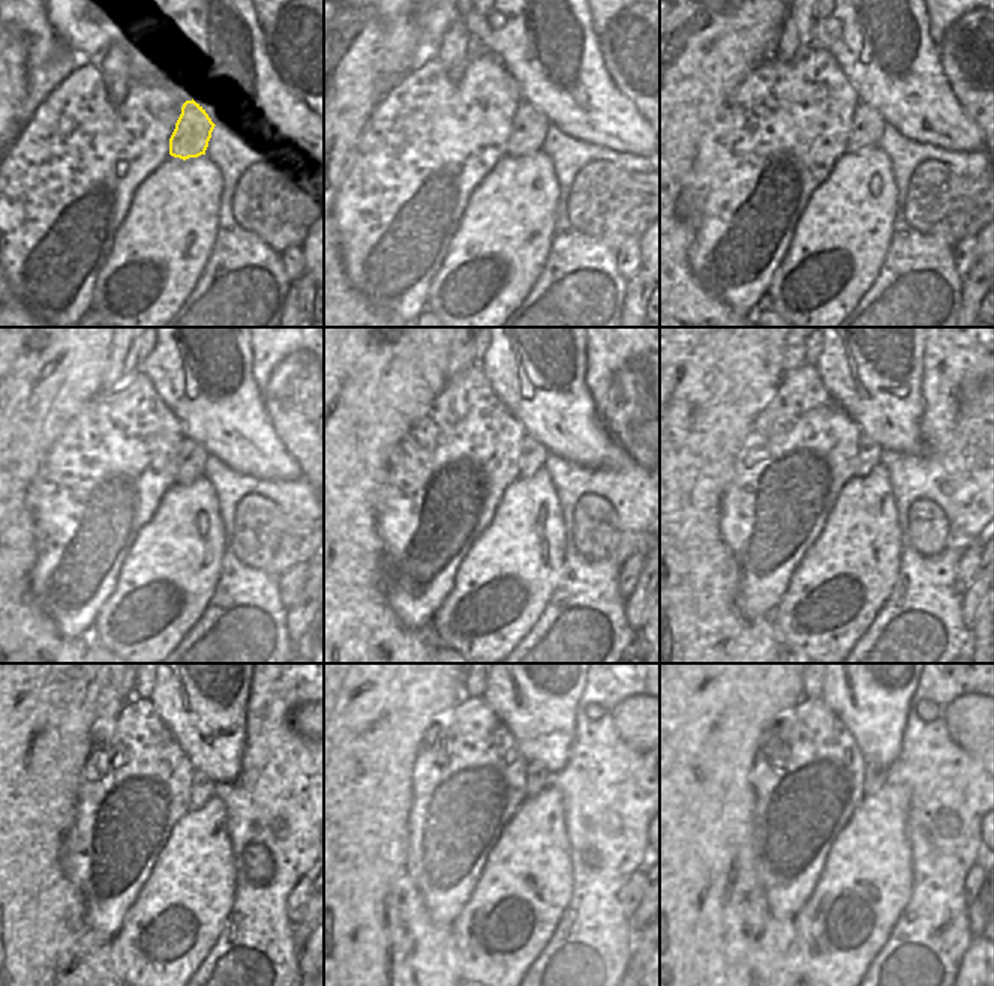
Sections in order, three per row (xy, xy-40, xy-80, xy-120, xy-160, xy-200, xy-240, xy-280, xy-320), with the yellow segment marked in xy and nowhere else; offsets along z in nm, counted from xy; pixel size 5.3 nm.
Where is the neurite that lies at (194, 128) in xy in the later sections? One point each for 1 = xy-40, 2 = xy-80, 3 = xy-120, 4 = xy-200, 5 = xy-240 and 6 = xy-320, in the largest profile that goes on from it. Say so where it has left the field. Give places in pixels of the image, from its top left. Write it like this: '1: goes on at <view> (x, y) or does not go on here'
1: goes on at xy-40 (529, 126)
2: goes on at xy-80 (867, 126)
3: goes on at xy-120 (192, 458)
4: goes on at xy-200 (870, 450)
5: goes on at xy-240 (201, 788)
6: goes on at xy-320 (874, 772)

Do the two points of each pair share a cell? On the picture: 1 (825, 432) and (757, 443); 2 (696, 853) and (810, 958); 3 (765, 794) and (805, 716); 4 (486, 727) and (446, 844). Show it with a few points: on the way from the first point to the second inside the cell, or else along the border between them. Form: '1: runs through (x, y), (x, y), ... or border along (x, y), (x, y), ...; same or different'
1: runs through (808, 443), (774, 443); same
2: border along (792, 920), (796, 965), (799, 970); different
3: runs through (781, 775), (781, 767), (805, 743), (805, 736); same
4: runs through (468, 755), (458, 815); same

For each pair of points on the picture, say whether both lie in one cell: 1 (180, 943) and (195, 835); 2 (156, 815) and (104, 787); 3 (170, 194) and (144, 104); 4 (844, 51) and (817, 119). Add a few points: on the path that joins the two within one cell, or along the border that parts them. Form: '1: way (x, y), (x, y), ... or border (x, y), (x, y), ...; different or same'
1: way (180, 916), (180, 907), (192, 884), (195, 862); same
2: way (143, 802), (125, 784), (117, 784); same
3: border (170, 155), (137, 188); different
4: border (813, 41), (837, 63), (856, 95); different

